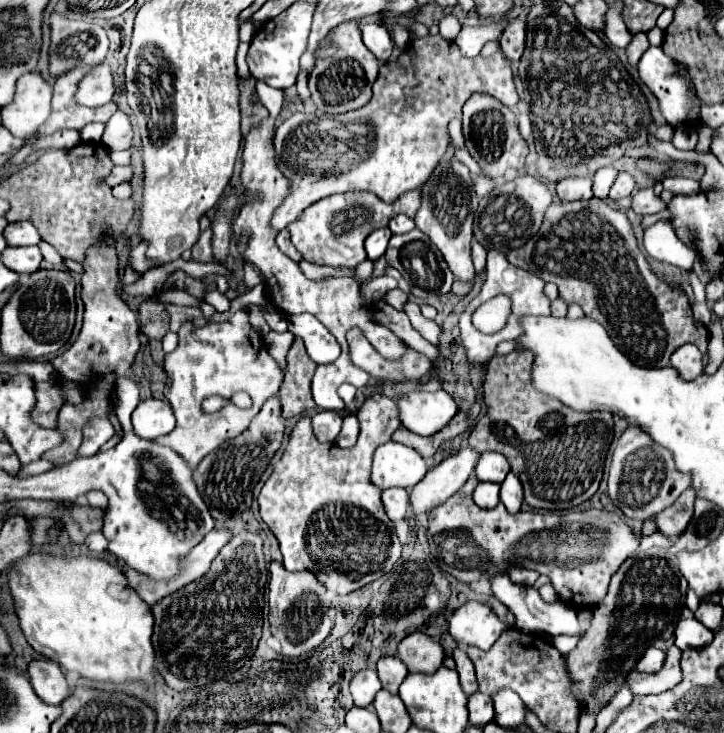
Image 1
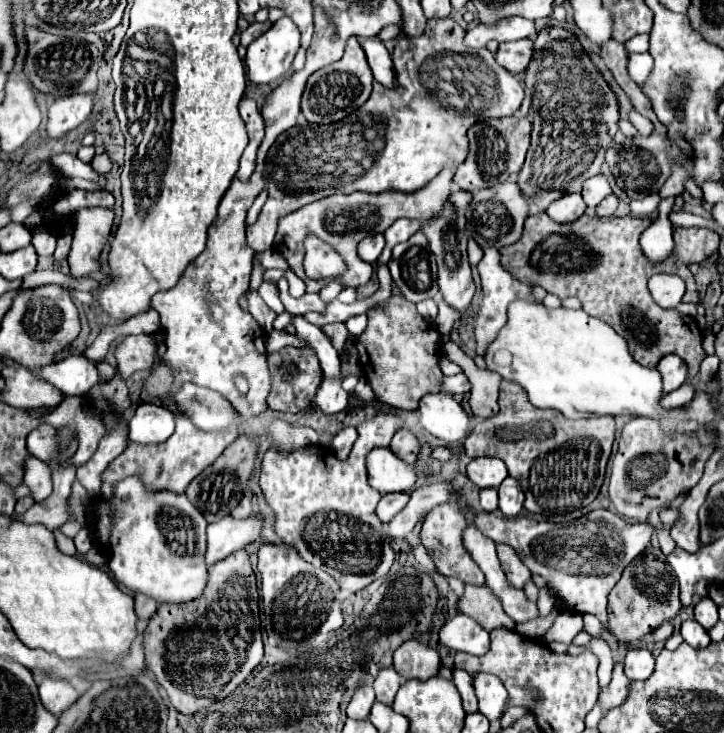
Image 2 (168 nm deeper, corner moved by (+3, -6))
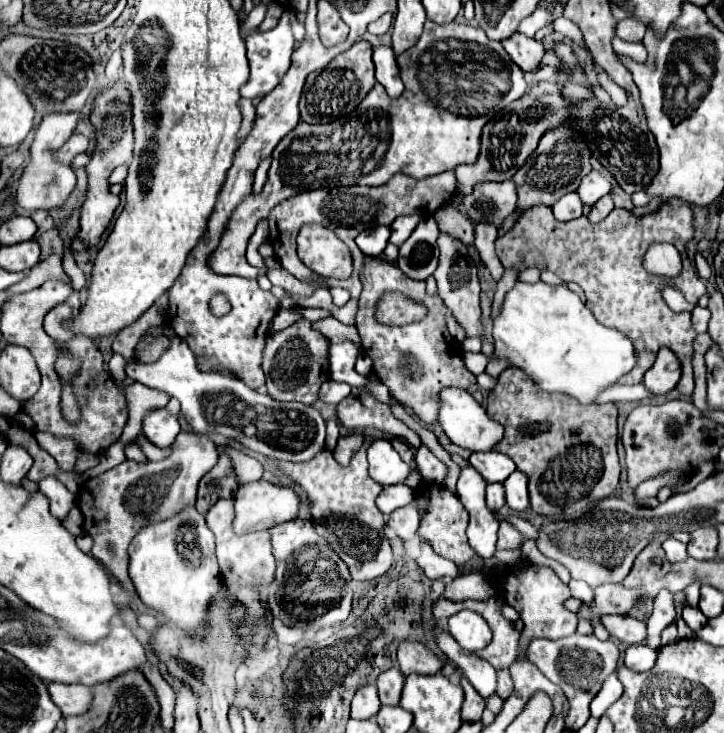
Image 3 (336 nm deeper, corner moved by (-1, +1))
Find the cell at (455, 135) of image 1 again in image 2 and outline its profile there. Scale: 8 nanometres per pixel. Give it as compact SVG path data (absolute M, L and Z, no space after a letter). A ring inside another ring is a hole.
M444 167L426 187L422 187L422 189L418 189L414 193L400 193L400 191L388 191L388 193L378 193L378 195L370 195L370 193L352 193L352 195L336 193L336 195L324 197L320 201L314 201L310 205L304 205L302 209L298 209L294 213L288 213L286 217L282 217L278 221L278 233L276 233L274 249L284 255L284 259L292 267L292 271L306 283L306 291L308 293L318 293L318 281L308 279L304 269L302 269L302 257L306 253L304 251L304 239L308 237L308 233L314 233L316 237L322 237L322 241L334 245L334 249L338 249L338 253L344 257L348 269L346 269L346 273L342 273L342 277L338 281L344 283L346 287L366 285L370 281L374 269L372 269L370 263L366 263L366 261L362 261L358 257L358 253L356 253L358 243L368 235L384 233L400 217L428 221L446 203L446 199L450 195L454 171L456 171L456 167Z

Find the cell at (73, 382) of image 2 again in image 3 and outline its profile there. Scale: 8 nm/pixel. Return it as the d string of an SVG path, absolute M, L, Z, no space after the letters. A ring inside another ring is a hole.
M172 338L168 352L152 364L128 362L126 374L136 382L164 390L178 398L184 418L198 434L222 434L228 440L240 442L244 448L286 462L306 462L324 450L326 422L316 408L300 402L272 400L268 394L248 388L238 378L216 372L200 372L192 350L186 342L182 342L182 338Z

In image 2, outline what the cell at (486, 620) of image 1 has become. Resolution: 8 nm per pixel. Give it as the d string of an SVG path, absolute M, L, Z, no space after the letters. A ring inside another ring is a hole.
M456 613L444 623L440 629L440 643L454 651L464 651L470 655L484 655L490 649L488 631L464 613Z

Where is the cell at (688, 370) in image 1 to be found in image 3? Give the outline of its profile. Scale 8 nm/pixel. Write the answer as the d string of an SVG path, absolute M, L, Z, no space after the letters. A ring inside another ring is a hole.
M662 348L656 356L656 362L650 366L650 370L646 370L642 384L646 386L648 392L660 396L670 392L678 384L680 374L682 374L682 368L676 354L668 348Z

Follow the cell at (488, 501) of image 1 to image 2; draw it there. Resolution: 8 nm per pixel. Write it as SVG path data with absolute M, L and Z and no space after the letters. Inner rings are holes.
M480 489L480 505L484 511L496 511L498 509L496 489Z

